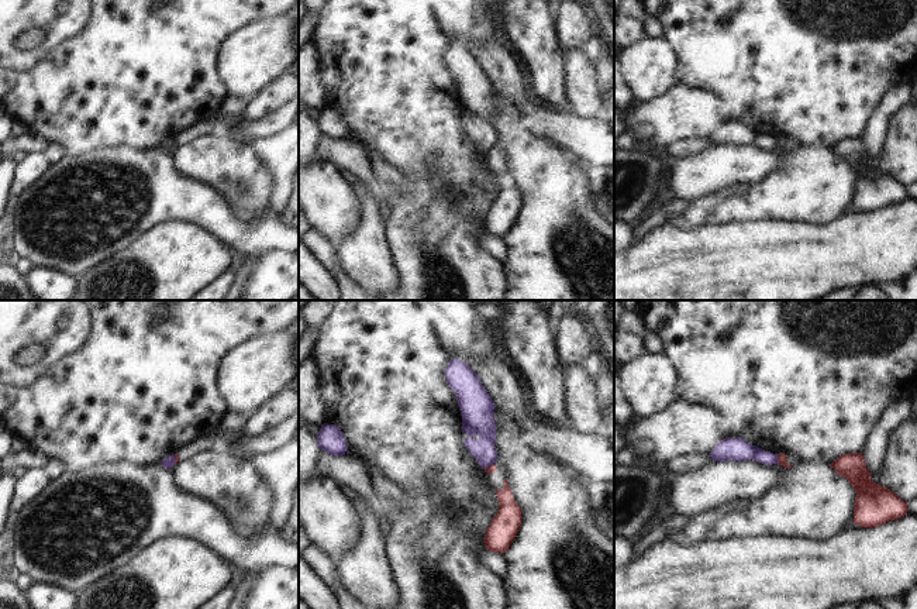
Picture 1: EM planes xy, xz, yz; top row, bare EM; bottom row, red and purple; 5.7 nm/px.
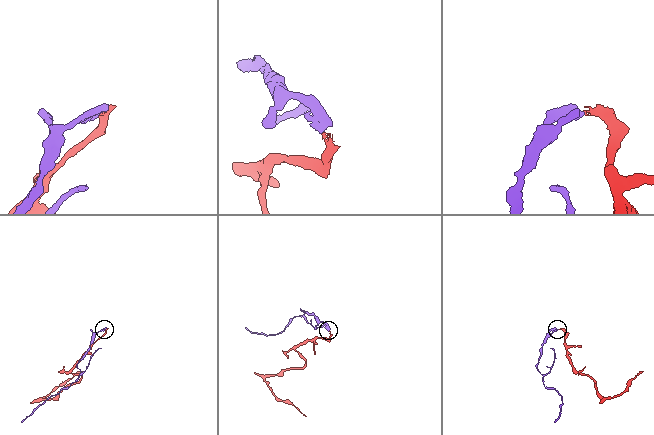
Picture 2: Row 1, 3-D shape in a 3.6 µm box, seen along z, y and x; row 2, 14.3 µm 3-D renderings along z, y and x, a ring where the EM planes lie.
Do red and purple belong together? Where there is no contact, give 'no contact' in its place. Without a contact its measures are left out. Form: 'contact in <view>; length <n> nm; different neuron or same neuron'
contact in yz; length 60 nm; different neuron

